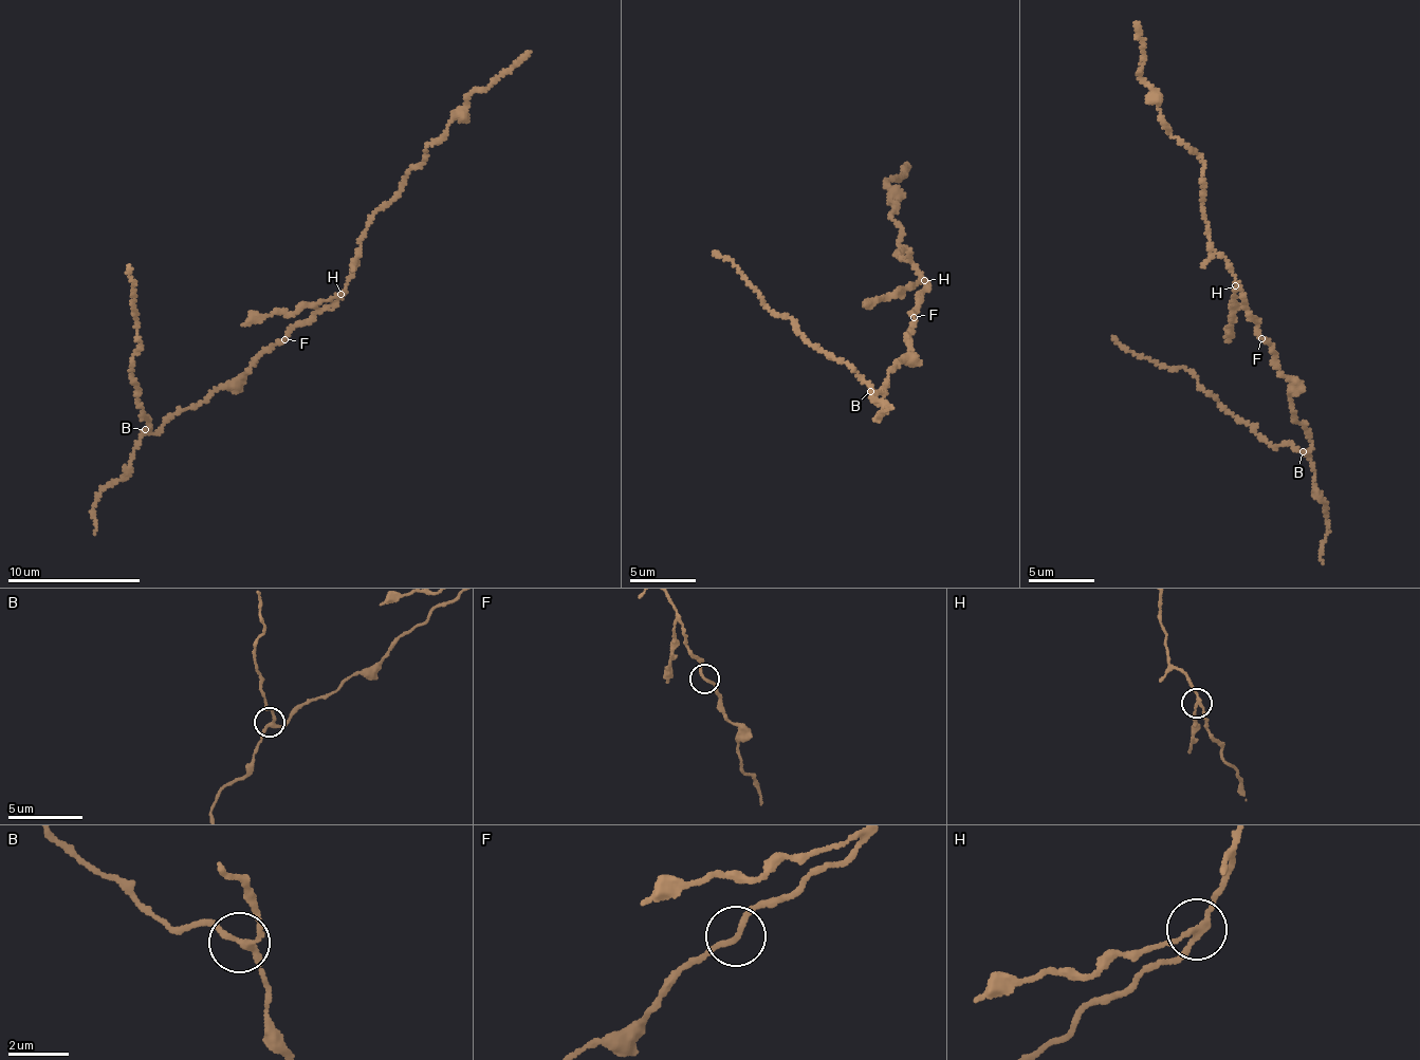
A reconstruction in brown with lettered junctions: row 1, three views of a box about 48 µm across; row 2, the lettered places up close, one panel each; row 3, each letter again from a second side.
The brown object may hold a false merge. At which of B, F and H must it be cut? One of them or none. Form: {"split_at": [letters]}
{"split_at": ["H"]}

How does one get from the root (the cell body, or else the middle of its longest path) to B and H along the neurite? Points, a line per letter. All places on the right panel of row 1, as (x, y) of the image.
B: (1261, 338), (1270, 339), (1284, 376), (1289, 377), (1294, 417), (1305, 424), (1311, 445), (1307, 453), (1303, 451)
H: (1261, 338), (1257, 322), (1248, 316), (1236, 286)

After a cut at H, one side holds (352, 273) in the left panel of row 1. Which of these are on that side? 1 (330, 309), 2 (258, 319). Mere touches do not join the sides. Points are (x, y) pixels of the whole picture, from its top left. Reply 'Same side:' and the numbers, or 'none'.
Same side: 1

